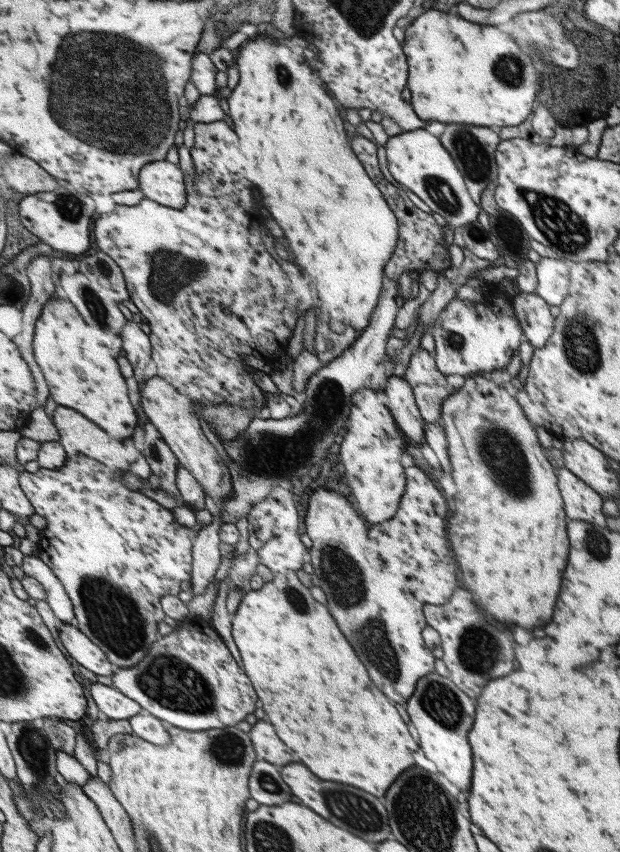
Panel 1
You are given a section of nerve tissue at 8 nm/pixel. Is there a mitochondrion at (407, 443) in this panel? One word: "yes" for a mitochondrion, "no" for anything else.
no

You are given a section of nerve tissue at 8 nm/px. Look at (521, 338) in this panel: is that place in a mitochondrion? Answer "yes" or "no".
no

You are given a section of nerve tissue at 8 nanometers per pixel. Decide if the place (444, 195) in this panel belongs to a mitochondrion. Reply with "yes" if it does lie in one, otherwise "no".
yes

